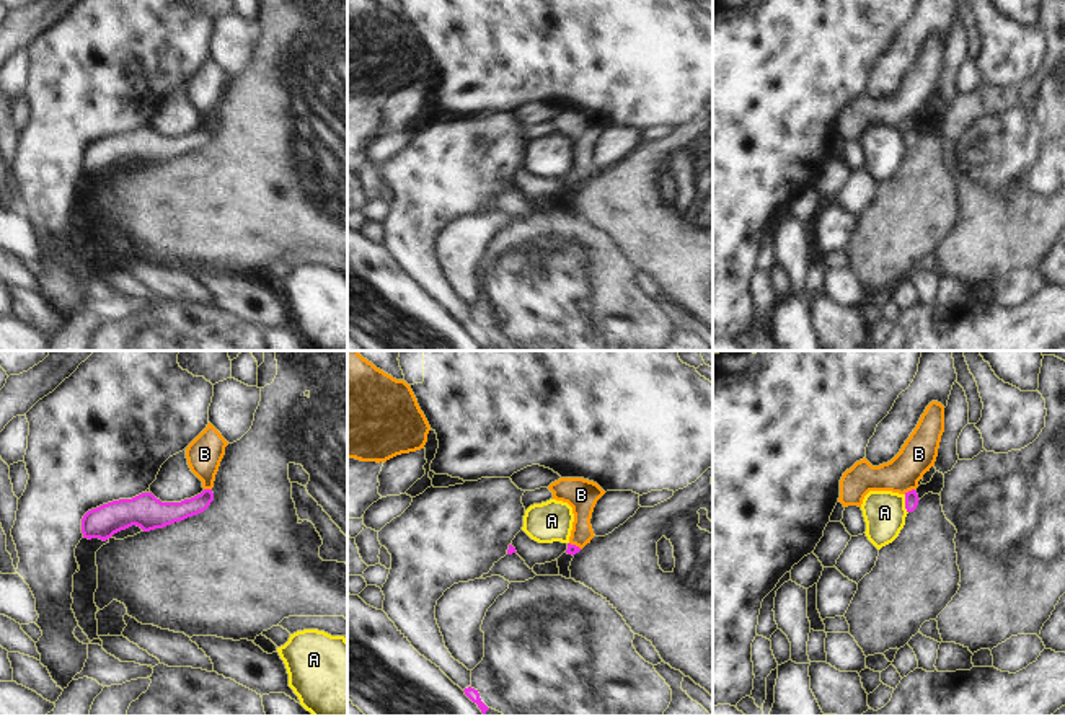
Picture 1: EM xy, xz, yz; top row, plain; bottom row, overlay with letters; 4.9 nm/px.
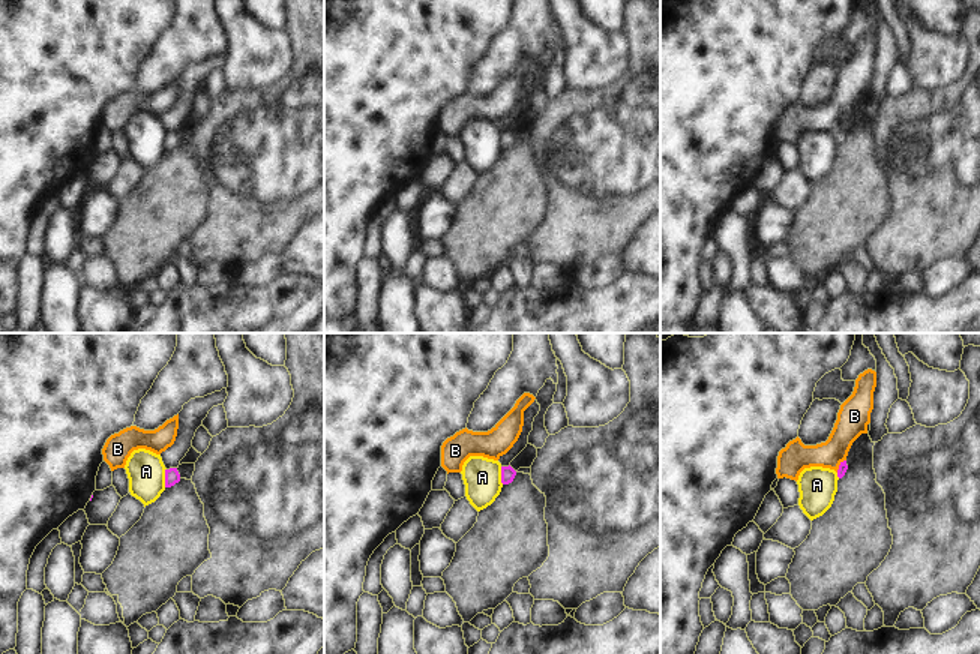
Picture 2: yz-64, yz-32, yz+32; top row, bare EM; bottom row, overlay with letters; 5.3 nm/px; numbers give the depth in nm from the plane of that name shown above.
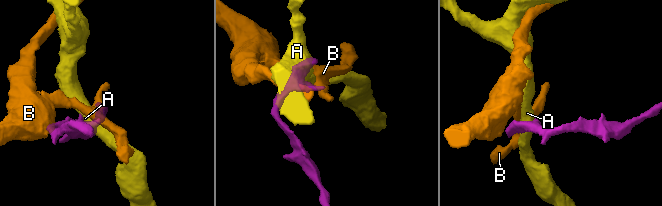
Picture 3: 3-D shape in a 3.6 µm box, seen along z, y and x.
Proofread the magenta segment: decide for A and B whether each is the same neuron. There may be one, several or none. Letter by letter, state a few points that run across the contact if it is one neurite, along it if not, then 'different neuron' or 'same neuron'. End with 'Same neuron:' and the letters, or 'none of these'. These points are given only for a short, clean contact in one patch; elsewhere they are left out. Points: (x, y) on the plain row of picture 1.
A: line yz (904, 129), (907, 147); different neuron
B: line yz (914, 123), (904, 128); different neuron
Same neuron: none of these

